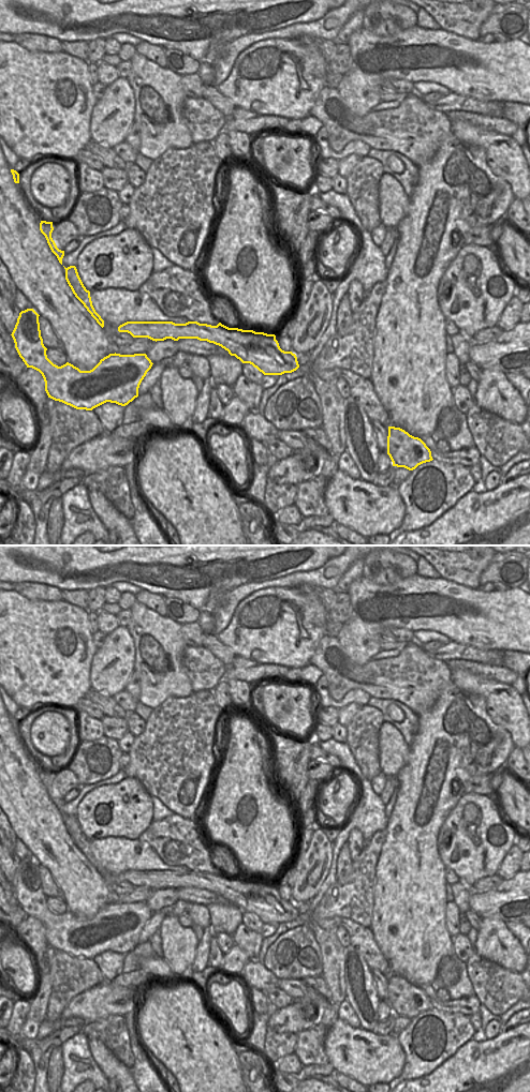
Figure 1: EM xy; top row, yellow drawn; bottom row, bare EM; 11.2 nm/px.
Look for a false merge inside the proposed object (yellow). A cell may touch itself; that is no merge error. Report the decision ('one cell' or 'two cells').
two cells

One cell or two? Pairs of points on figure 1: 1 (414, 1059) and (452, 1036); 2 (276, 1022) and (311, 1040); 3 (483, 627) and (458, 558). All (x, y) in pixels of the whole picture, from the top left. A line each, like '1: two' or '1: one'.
1: one
2: two
3: two

